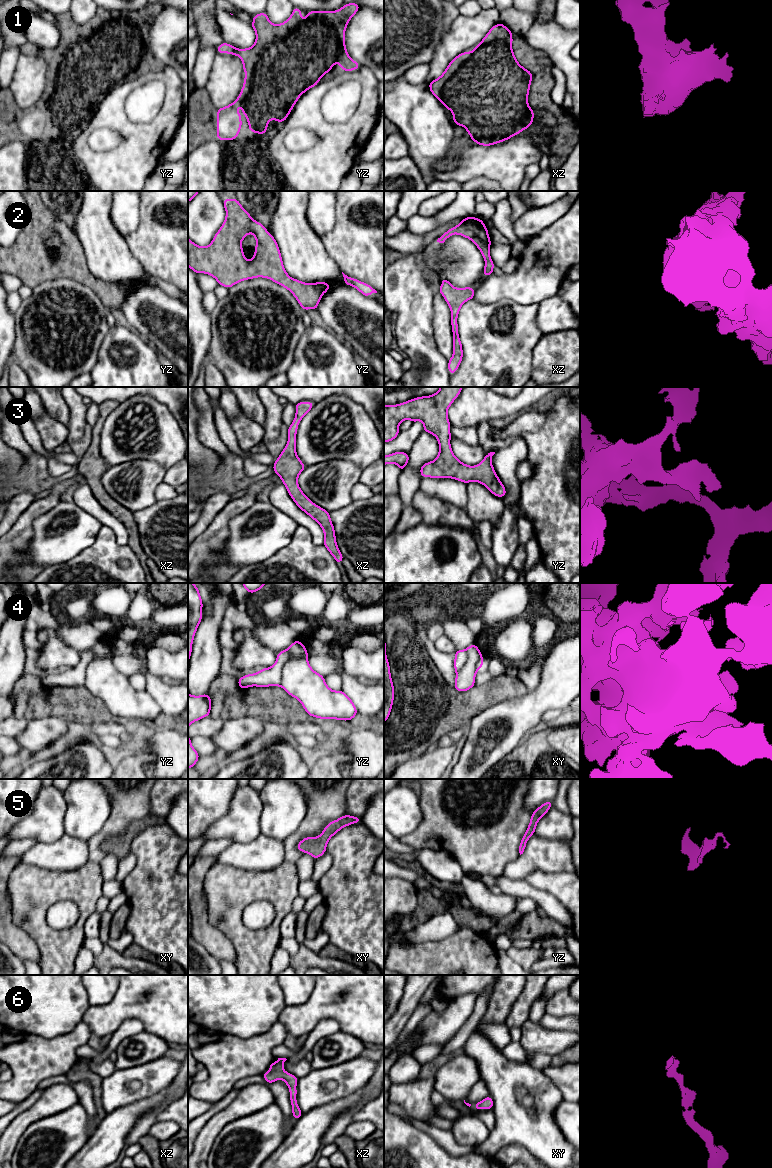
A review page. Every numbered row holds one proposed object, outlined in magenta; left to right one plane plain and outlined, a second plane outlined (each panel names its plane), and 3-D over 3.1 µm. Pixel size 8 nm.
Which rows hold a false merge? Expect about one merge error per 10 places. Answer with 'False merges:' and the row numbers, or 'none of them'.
False merges: 4

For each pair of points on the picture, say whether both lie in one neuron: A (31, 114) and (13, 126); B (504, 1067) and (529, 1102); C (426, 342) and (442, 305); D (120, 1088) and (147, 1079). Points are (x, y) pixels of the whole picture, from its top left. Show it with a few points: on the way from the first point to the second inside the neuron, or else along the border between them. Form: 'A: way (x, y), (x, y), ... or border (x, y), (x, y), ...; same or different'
A: way (27, 118), (22, 123), (17, 123); same
B: way (504, 1076), (520, 1093); same
C: border (433, 303), (433, 338), (439, 350); different
D: way (127, 1086), (140, 1082); same

